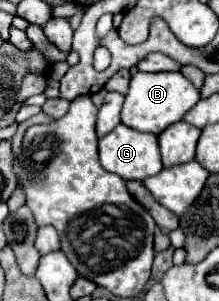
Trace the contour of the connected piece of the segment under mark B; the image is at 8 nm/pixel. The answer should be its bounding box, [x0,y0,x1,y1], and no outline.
[122,73,200,133]

